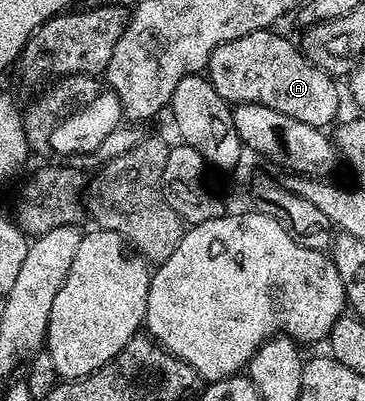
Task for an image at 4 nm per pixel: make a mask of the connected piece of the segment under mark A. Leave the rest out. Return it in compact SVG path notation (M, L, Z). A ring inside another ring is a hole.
M261 28L252 34L232 38L232 42L224 42L224 46L216 46L204 69L210 85L231 106L272 106L272 110L280 110L280 114L288 114L288 118L308 122L308 126L325 129L326 124L333 125L339 119L335 77L315 66L295 41L293 44L274 31L278 30Z

